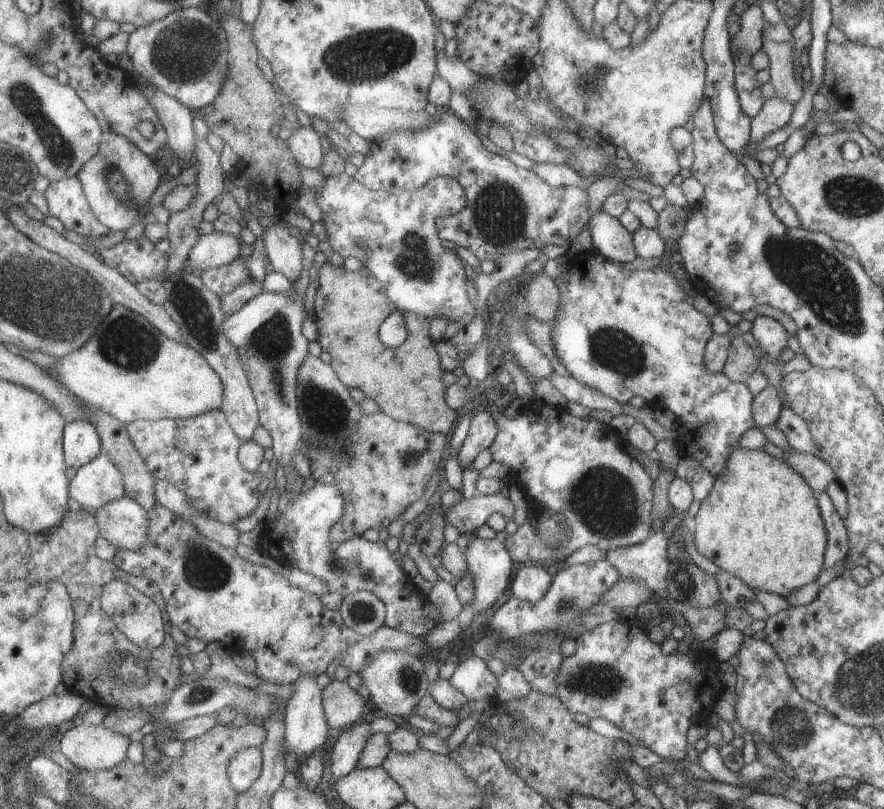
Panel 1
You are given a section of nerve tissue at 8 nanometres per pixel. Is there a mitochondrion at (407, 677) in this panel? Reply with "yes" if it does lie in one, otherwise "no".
yes

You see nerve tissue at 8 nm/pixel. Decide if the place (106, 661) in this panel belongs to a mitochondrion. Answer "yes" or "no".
yes

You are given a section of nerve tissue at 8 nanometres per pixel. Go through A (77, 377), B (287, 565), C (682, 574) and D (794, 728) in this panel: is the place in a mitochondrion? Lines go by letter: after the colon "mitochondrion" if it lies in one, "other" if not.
A: other
B: other
C: mitochondrion
D: mitochondrion

